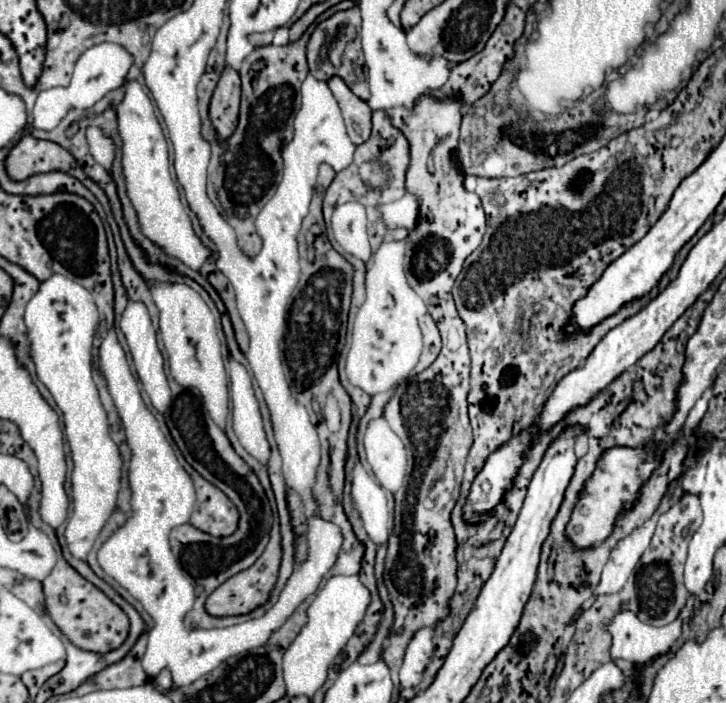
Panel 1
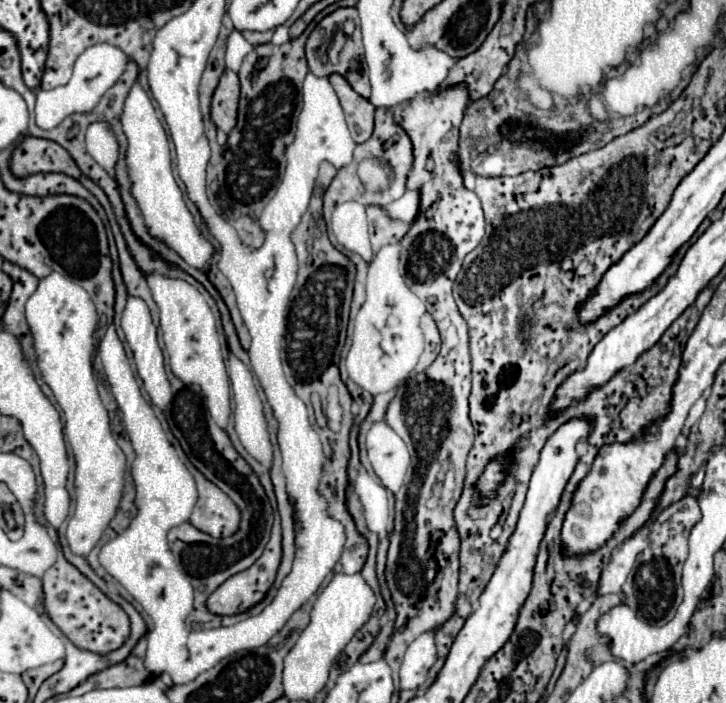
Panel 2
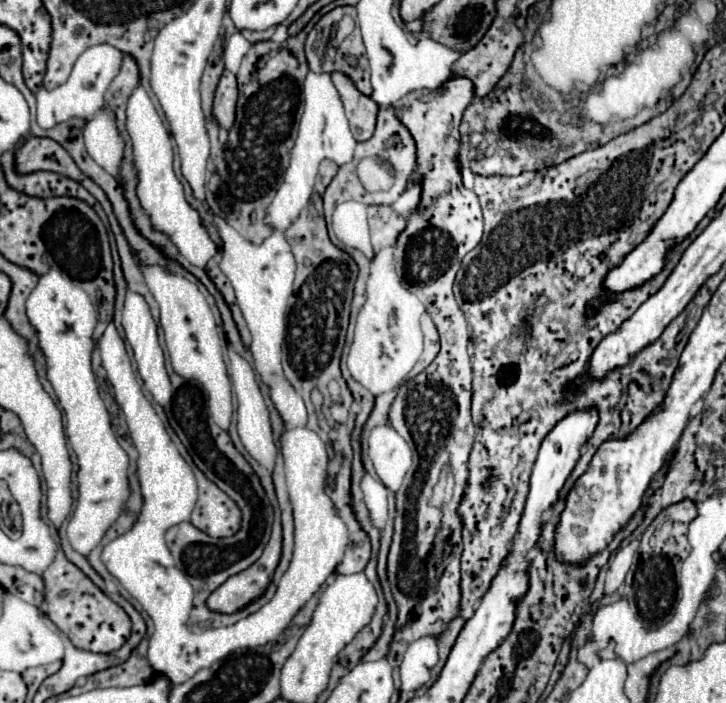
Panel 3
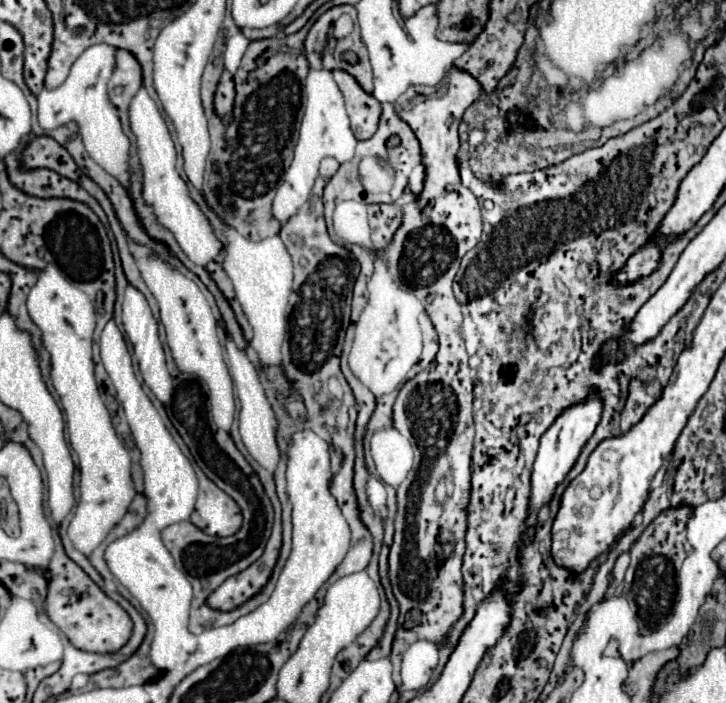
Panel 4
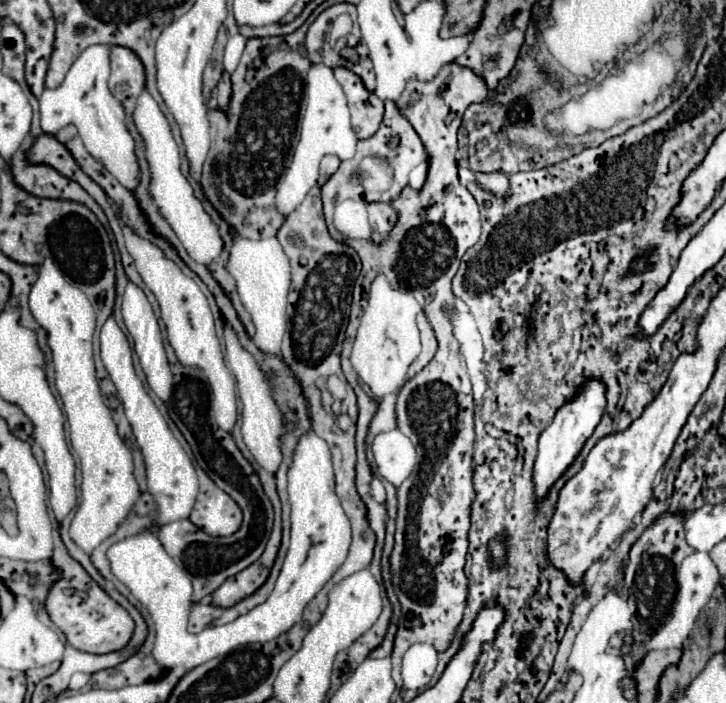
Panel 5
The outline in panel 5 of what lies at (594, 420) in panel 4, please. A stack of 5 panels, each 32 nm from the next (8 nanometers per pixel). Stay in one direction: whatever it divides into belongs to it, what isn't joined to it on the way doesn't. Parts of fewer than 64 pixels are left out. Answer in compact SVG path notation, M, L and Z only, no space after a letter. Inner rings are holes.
M588 378L580 388L576 388L576 396L568 400L568 404L560 406L556 416L552 418L550 426L542 432L540 444L538 444L538 458L534 464L534 482L536 482L536 496L544 498L550 490L550 486L564 474L564 470L574 462L576 454L592 436L596 424L600 422L606 408L606 388L602 380Z

